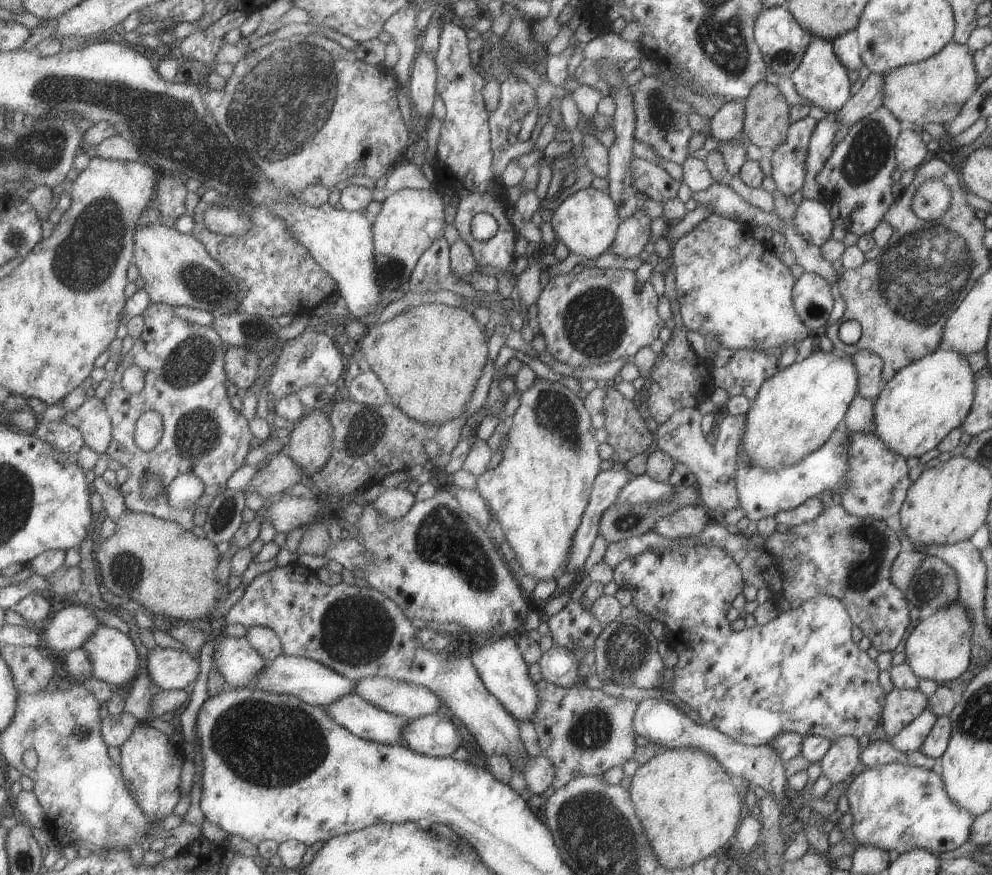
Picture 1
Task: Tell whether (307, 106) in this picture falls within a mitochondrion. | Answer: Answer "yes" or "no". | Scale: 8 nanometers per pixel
yes

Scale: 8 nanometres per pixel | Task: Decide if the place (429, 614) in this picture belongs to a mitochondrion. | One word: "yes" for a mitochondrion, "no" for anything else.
no

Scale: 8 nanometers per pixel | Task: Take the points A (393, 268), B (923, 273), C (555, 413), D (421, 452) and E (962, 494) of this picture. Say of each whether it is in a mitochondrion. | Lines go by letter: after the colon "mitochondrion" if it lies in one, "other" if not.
A: mitochondrion
B: mitochondrion
C: mitochondrion
D: other
E: other

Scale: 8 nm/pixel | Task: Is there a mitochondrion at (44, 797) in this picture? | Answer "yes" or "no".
no

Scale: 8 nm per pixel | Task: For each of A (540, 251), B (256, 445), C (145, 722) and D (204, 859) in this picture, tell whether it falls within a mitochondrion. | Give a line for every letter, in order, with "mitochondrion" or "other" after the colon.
A: other
B: other
C: other
D: other

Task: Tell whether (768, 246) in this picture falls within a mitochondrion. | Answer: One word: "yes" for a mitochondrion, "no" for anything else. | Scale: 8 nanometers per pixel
no

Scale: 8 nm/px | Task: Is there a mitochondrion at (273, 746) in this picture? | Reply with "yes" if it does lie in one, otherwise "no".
yes

